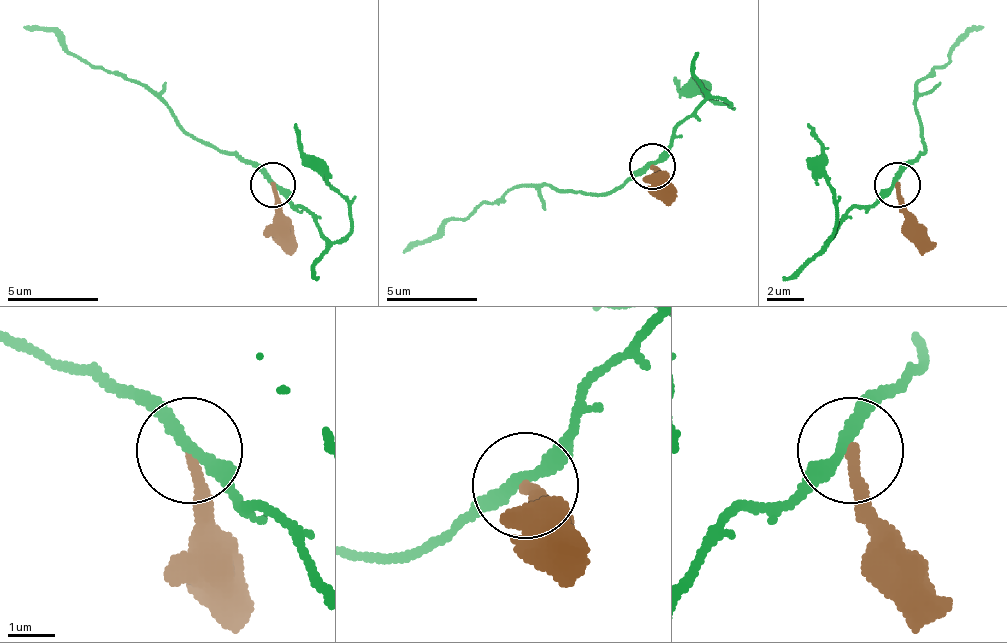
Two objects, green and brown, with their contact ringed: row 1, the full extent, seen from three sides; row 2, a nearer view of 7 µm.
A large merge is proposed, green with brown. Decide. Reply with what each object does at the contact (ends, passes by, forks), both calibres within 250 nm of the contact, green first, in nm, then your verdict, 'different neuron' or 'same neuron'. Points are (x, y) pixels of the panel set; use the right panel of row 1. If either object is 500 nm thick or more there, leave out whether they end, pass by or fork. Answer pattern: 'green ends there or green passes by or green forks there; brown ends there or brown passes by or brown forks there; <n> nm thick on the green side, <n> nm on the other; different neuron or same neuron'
green passes by; brown ends there; 260 nm thick on the green side, 260 nm on the other; different neuron

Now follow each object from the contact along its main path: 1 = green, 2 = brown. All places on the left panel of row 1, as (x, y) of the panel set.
1: (271, 183), (230, 151), (216, 151), (143, 87), (93, 69), (43, 28), (24, 28)
2: (271, 183), (280, 238), (290, 257)

